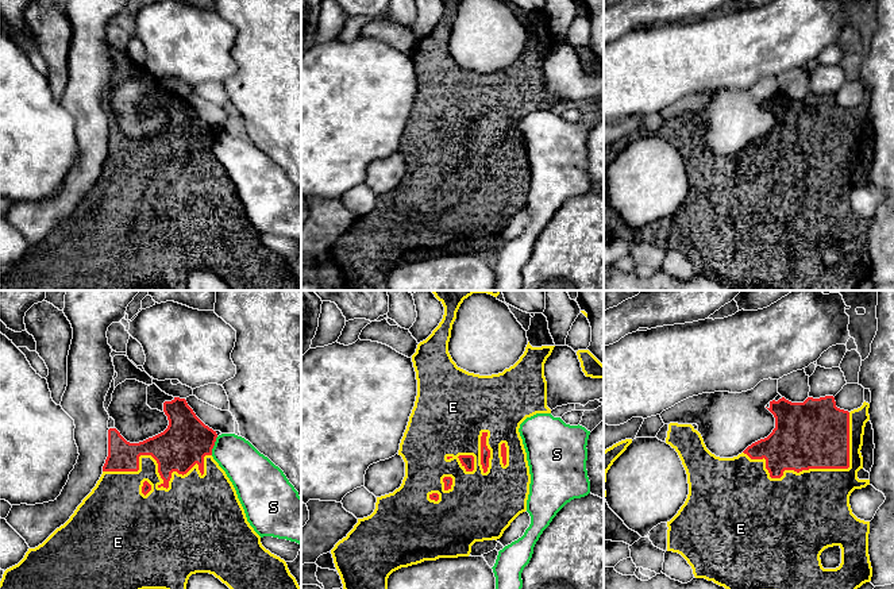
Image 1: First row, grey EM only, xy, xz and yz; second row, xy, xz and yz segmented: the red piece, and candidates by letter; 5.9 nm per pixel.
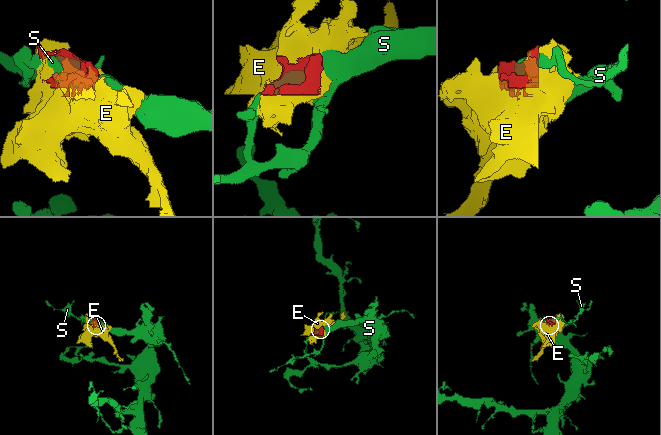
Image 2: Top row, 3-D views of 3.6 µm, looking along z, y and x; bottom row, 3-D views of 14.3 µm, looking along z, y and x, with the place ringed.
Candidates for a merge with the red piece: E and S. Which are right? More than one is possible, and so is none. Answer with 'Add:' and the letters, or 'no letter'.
Add: E

